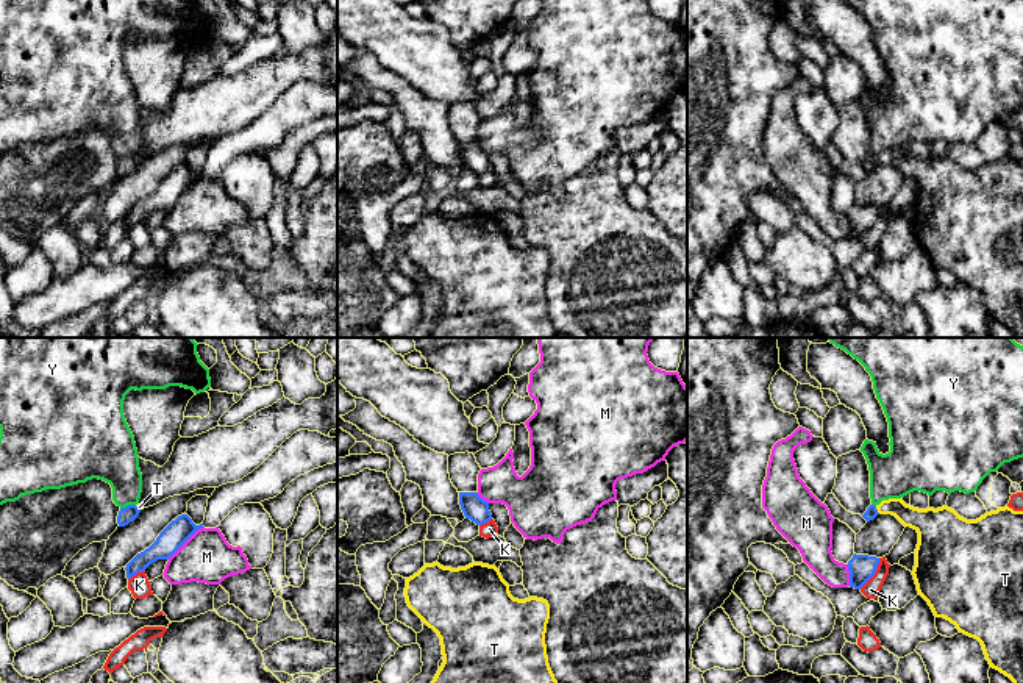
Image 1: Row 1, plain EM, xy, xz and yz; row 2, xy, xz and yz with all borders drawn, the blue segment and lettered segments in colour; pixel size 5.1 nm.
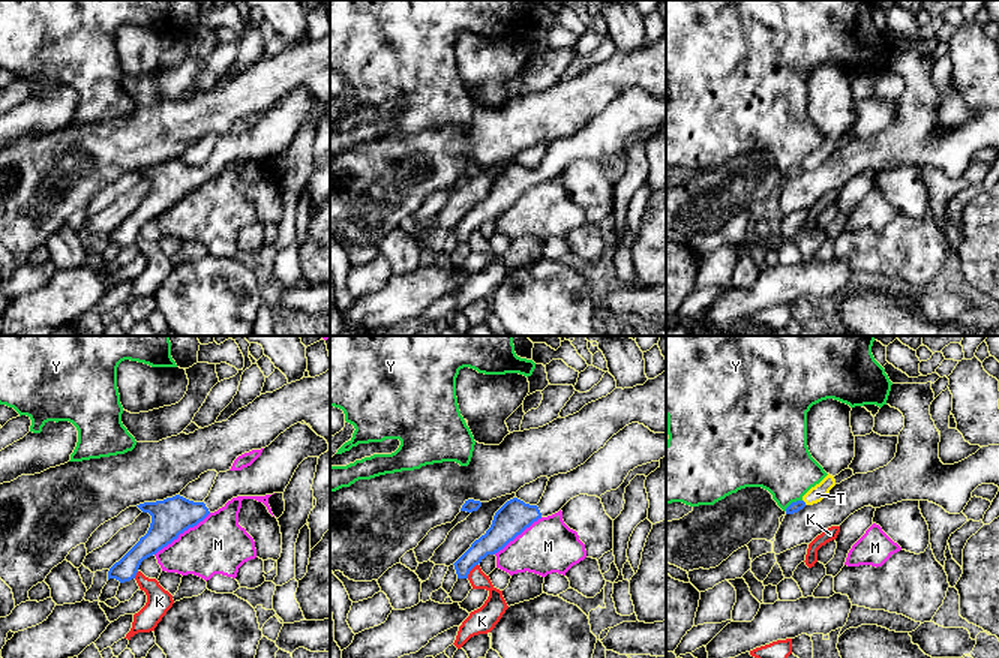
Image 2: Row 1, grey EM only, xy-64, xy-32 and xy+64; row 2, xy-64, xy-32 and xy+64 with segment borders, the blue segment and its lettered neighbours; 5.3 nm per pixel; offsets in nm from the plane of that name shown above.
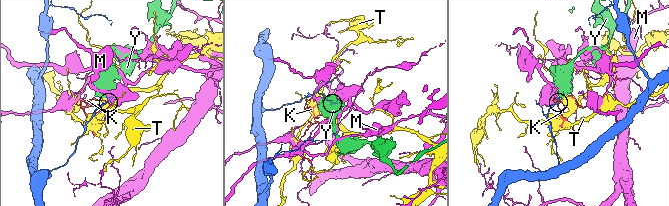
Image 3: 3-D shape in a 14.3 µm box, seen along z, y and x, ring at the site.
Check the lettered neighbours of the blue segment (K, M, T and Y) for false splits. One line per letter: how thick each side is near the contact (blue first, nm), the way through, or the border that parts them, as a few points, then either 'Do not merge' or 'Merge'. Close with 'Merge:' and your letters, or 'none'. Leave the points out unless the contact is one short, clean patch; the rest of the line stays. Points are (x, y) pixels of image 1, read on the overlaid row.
K: Thickness 140 nm (blue) against 90 nm. Boundary: yz (880, 558), (876, 571), (859, 588). Do not merge
M: Thickness 120 nm (blue) against 260 nm. Do not merge
T: Thickness 60 nm (blue) against 120 nm. Do not merge
Y: Thickness 90 nm (blue) against 240 nm. Boundary: xy (135, 504), (121, 508). Do not merge
Merge: none

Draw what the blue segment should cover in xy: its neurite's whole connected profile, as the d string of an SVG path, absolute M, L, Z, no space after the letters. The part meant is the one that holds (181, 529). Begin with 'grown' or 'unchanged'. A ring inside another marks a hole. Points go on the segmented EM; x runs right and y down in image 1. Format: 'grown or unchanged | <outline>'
unchanged | M187 514L178 516L159 533L148 549L137 553L127 564L127 578L130 580L137 572L144 572L158 560L169 560L200 528L203 528L203 524L195 525Z

